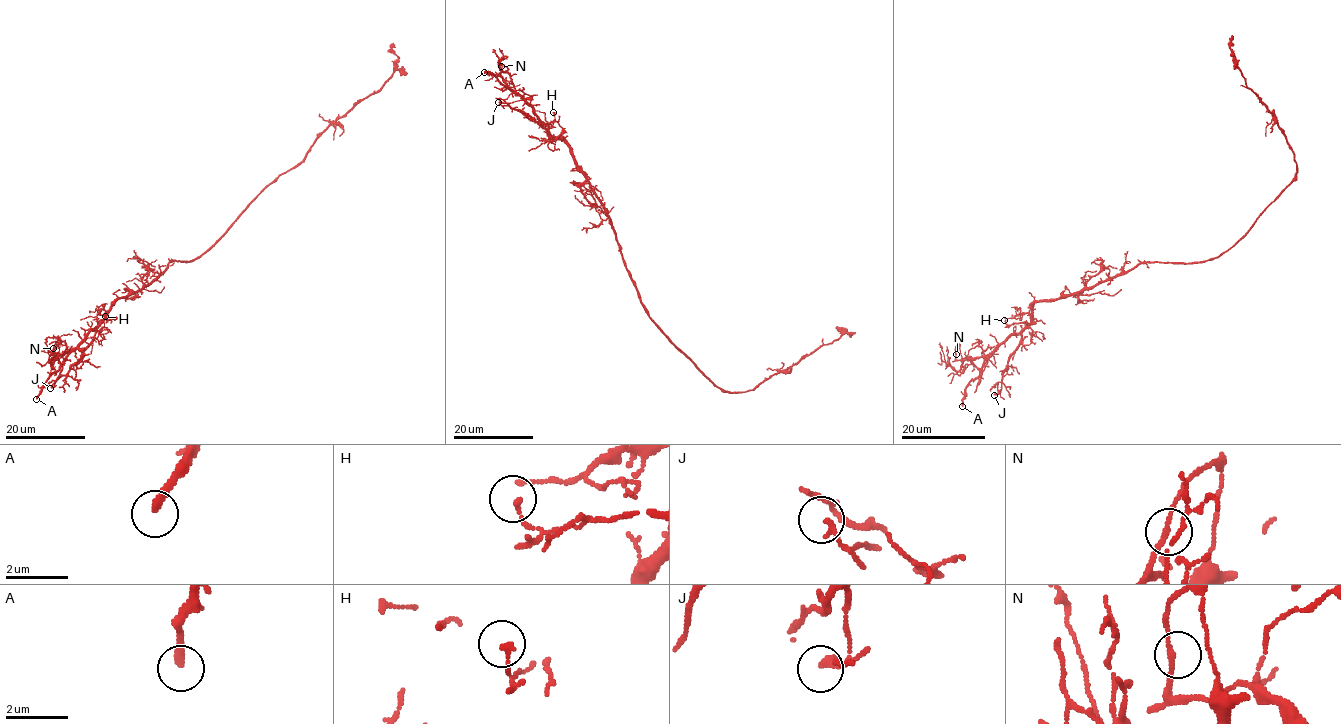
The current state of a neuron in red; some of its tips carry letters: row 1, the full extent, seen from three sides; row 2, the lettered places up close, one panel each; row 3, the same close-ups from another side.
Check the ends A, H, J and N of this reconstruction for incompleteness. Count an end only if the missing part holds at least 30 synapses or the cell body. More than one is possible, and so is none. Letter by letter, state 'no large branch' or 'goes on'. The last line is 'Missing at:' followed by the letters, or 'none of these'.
A: goes on
H: no large branch
J: no large branch
N: no large branch
Missing at: A

